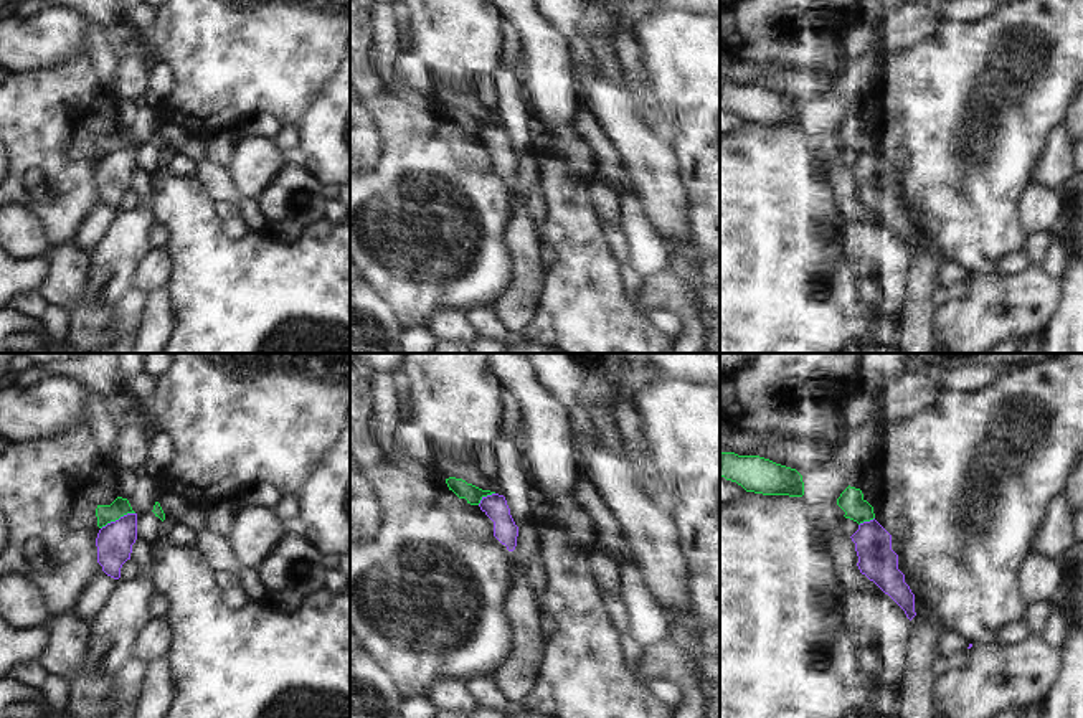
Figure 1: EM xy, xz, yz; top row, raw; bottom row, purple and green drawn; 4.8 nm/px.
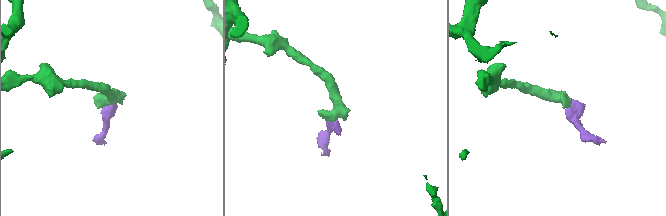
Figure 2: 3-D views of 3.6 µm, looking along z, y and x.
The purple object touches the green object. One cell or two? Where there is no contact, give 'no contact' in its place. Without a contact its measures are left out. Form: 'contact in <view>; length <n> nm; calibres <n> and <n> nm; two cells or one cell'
contact in xy; length 190 nm; calibres 180 and 90 nm; two cells

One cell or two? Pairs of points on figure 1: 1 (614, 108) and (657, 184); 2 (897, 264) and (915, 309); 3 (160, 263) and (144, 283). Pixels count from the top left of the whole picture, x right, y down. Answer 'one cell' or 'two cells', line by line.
1: one cell
2: two cells
3: one cell

